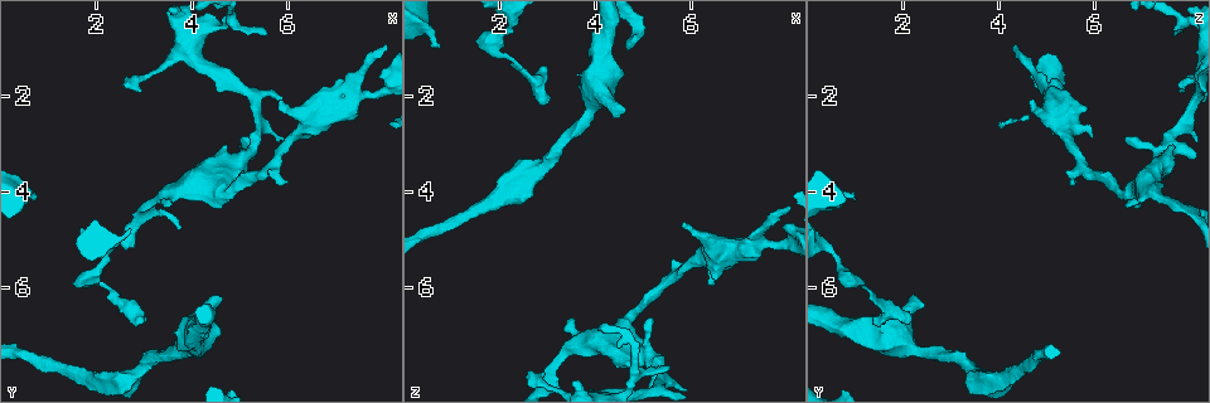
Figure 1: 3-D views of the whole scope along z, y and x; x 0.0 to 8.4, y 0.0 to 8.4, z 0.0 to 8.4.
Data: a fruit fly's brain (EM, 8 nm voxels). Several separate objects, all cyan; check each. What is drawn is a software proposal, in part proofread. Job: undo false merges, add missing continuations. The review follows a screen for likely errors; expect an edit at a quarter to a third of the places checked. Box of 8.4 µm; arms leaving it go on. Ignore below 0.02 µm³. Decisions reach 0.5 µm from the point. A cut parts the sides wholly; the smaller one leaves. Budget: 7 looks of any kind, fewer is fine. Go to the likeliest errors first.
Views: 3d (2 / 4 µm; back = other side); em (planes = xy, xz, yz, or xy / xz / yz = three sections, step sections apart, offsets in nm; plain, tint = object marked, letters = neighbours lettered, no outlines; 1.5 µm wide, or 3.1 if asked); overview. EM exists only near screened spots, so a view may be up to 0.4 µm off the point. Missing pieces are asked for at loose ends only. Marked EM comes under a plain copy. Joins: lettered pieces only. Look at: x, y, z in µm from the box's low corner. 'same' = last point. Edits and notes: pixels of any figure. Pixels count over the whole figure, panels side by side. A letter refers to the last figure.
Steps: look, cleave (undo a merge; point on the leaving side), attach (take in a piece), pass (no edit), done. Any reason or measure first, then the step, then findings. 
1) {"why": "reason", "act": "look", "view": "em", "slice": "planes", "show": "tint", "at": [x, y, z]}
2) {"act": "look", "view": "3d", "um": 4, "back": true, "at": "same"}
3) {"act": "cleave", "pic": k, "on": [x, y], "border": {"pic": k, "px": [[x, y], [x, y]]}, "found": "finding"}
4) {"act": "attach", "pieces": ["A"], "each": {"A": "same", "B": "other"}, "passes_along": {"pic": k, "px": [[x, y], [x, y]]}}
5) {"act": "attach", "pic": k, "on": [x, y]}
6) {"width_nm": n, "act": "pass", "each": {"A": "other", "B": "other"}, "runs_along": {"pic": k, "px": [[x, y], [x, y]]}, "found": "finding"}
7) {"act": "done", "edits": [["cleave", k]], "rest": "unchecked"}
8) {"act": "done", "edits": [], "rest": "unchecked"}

{"why": "free end", "act": "look", "view": "3d", "um": 4, "at": [4.60, 6.20, 2.30]}

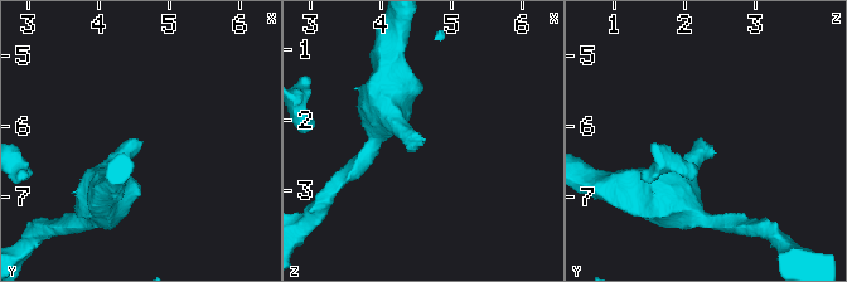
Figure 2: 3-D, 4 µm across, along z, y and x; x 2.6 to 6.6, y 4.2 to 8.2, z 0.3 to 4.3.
{"why": "shape alone is not enough", "act": "look", "view": "em", "slice": "yz", "step": 4, "show": "tint", "at": [4.65, 6.20, 2.25]}

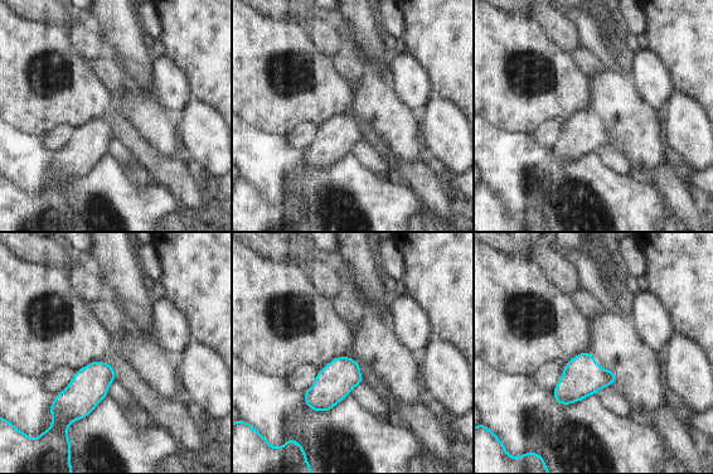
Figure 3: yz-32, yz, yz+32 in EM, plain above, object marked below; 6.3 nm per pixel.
{"act": "look", "view": "em", "slice": "planes", "show": "letters", "at": "same"}

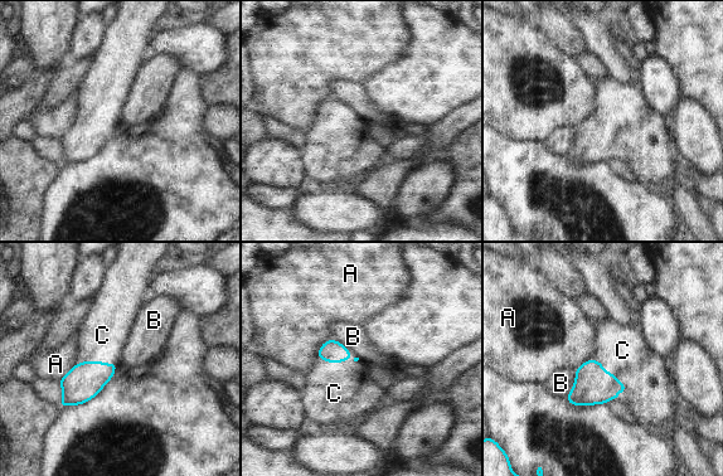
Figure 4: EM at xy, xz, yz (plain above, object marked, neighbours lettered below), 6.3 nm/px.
{"longest_contact_nm": ["C", 280], "act": "attach", "pieces": ["C"], "each": {"A": "other", "B": "other", "C": "same"}, "found": "the neuron continues"}

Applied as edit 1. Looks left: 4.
{"why": "branch stops here", "act": "look", "view": "em", "slice": "xz", "step": 4, "show": "tint", "at": [5.55, 0.70, 7.75]}

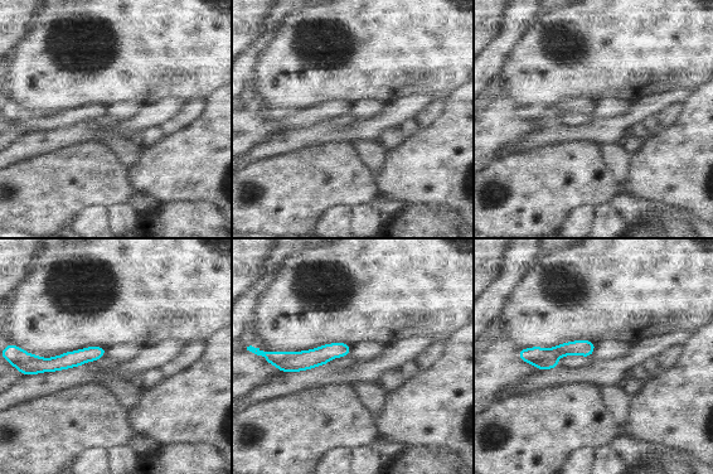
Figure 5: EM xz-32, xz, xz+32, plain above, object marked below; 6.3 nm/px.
{"why": "another direction", "act": "look", "view": "em", "slice": "xy", "step": 4, "show": "letters", "at": "same"}

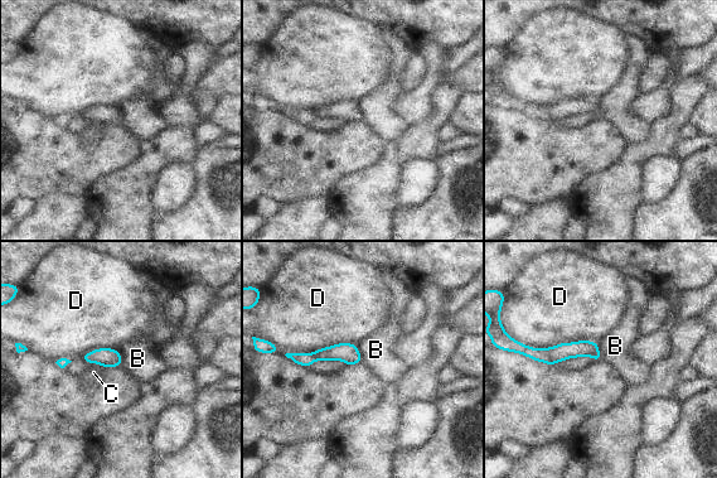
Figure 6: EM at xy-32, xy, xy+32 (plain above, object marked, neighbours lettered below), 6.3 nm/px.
{"longest_contact_nm": ["D", 500], "act": "pass", "each": {"B": "other", "C": "other", "D": "other"}, "border": {"pic": 6, "px": [[355, 344], [362, 361]]}, "found": "no lettered piece goes on from it"}

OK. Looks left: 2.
{"act": "done", "edits": [["attach", 4]], "rest": "unchecked"}

